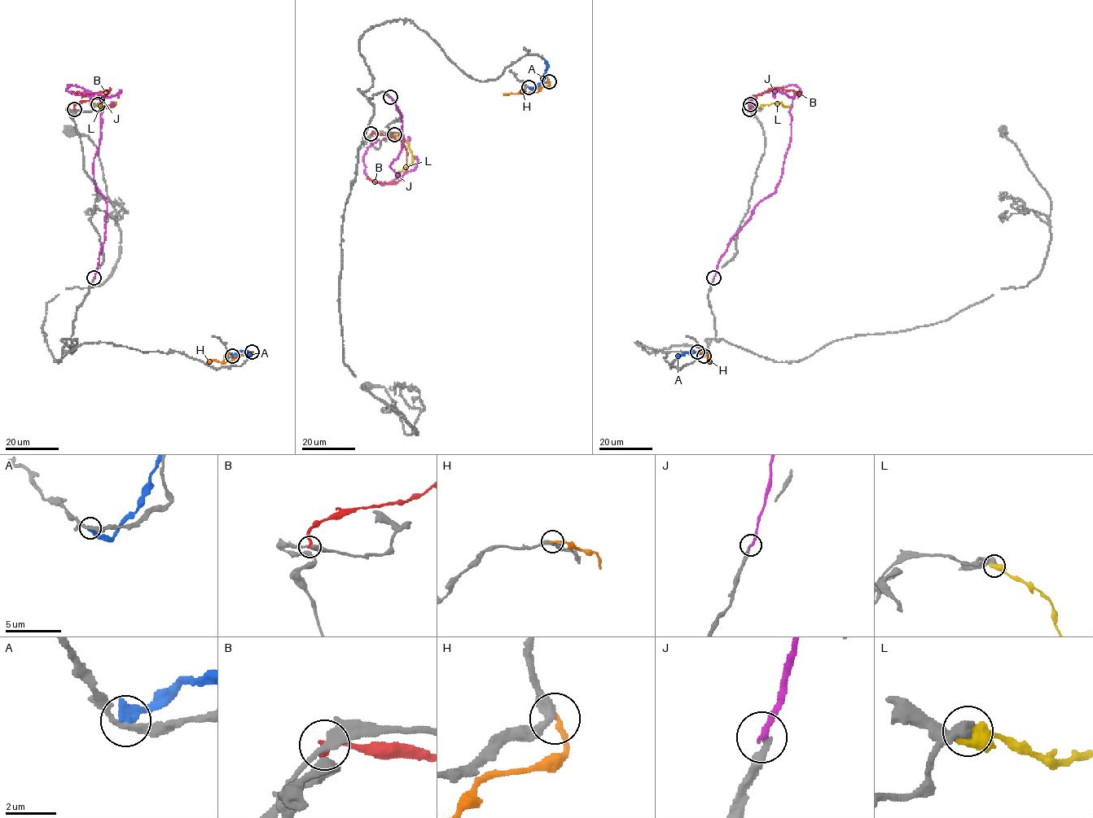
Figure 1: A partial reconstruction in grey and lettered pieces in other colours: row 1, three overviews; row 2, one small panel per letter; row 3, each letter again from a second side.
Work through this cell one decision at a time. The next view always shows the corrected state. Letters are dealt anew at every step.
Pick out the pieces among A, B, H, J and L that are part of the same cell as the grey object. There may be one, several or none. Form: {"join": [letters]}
{"join": []}

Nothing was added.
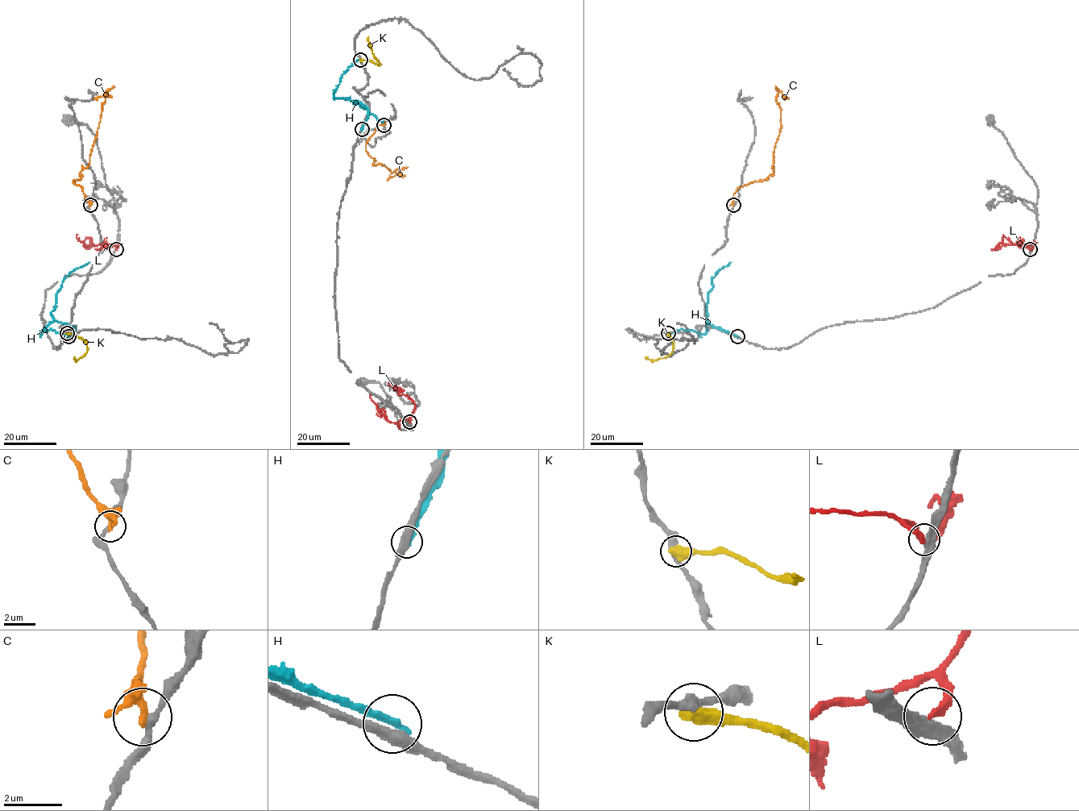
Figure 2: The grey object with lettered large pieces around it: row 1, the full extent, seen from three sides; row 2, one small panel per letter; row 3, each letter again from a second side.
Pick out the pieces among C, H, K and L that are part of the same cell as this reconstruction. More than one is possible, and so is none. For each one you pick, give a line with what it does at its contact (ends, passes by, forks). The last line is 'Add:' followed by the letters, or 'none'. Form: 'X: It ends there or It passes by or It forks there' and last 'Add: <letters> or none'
L: It ends there
Add: L

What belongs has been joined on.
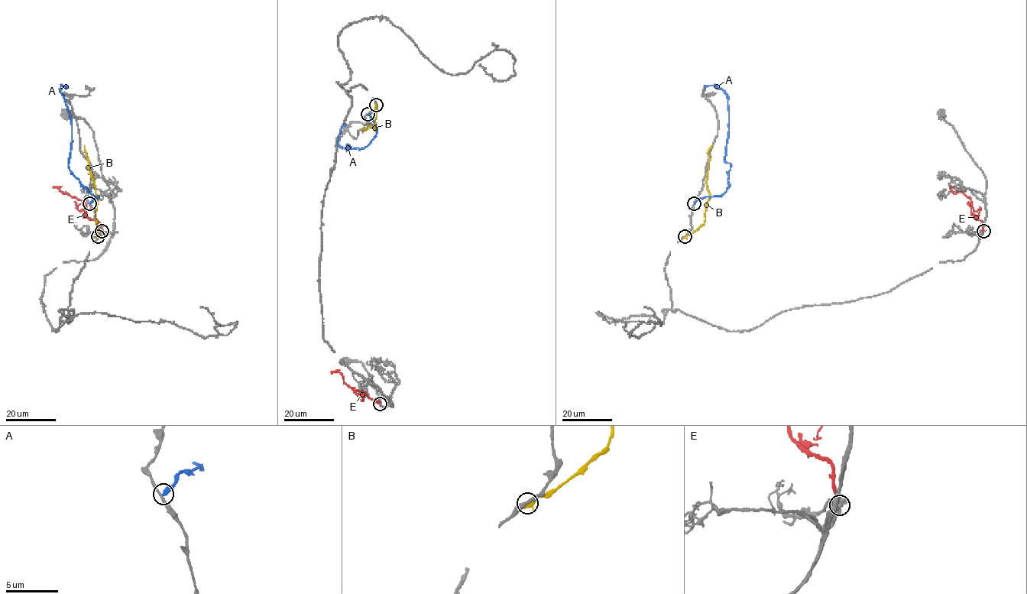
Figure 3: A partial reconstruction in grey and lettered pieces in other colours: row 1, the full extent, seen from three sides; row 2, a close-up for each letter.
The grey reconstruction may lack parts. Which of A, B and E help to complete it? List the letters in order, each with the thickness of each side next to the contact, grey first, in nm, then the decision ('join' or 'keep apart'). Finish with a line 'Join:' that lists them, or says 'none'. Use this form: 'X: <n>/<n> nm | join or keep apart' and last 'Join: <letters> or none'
A: 200/440 nm | keep apart
B: 340/550 nm | keep apart
E: 360/260 nm | keep apart
Join: none

